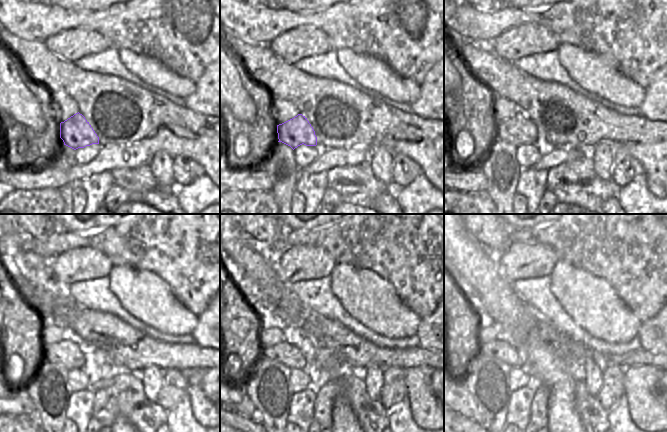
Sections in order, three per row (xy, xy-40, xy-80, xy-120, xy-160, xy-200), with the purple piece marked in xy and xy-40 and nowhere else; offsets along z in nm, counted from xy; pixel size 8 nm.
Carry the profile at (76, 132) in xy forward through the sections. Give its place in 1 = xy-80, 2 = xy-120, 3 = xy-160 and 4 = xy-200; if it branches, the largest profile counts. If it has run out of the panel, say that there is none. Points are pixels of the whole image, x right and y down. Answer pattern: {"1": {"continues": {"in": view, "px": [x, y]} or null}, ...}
{"1": {"continues": {"in": "xy-80", "px": [520, 129]}}, "2": {"continues": {"in": "xy-120", "px": [67, 353]}}, "3": {"continues": {"in": "xy-160", "px": [286, 353]}}, "4": {"continues": {"in": "xy-200", "px": [502, 350]}}}

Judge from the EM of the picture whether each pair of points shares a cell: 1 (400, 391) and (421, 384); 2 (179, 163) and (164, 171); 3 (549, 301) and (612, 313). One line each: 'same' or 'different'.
1: different
2: different
3: different

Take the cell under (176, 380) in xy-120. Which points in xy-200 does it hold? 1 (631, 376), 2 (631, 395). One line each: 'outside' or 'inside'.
1: outside
2: outside

